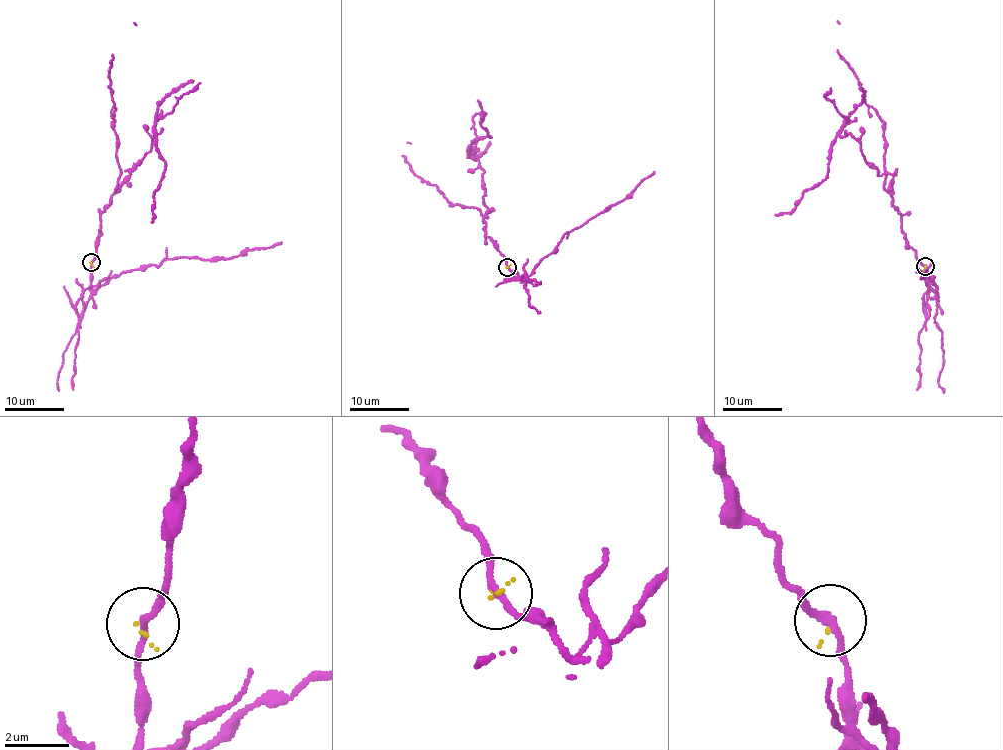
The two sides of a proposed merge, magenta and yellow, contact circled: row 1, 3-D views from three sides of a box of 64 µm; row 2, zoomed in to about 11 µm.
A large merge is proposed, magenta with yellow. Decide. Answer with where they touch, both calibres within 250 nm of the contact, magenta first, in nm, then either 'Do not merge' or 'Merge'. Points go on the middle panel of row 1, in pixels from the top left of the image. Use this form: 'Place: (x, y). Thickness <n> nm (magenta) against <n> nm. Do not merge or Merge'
Place: (507, 267). Thickness 200 nm (magenta) against 60 nm. Do not merge

